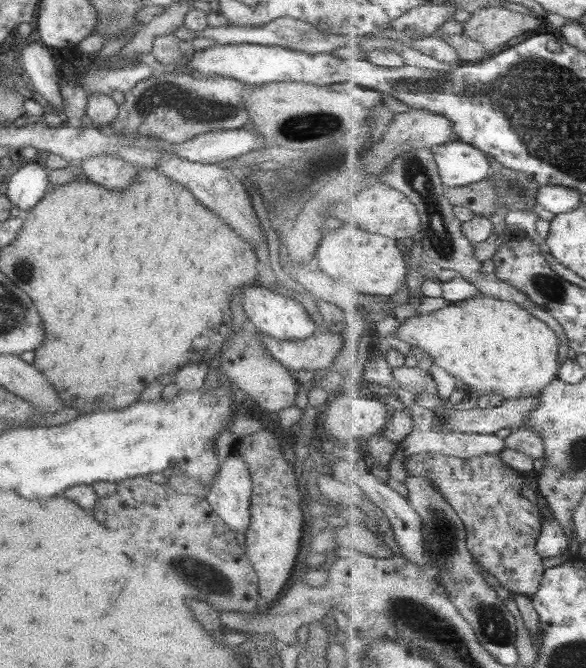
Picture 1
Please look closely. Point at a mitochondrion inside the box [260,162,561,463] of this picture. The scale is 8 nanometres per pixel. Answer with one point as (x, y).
(516, 190)

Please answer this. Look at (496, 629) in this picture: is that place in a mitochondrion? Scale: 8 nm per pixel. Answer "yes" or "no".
yes

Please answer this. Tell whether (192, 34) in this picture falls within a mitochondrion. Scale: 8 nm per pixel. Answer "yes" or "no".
no

